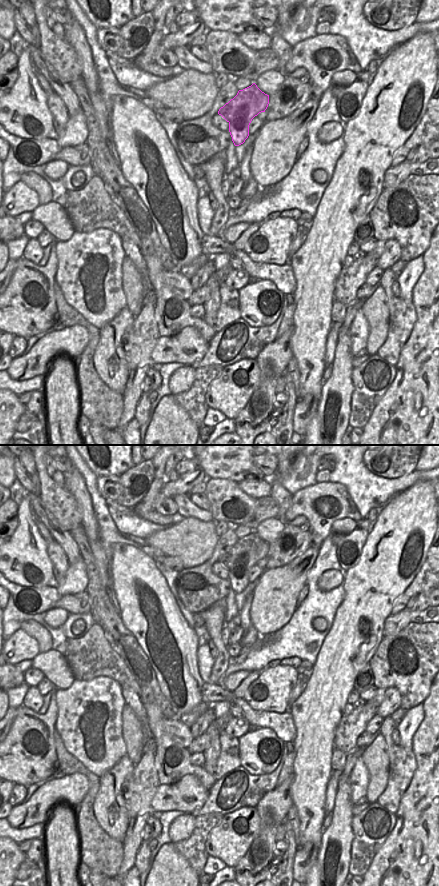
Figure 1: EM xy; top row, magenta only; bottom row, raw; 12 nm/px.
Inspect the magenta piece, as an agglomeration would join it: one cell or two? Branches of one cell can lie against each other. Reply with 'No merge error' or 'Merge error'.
Merge error.

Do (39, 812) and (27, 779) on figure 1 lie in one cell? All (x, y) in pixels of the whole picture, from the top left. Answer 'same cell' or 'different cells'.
different cells

